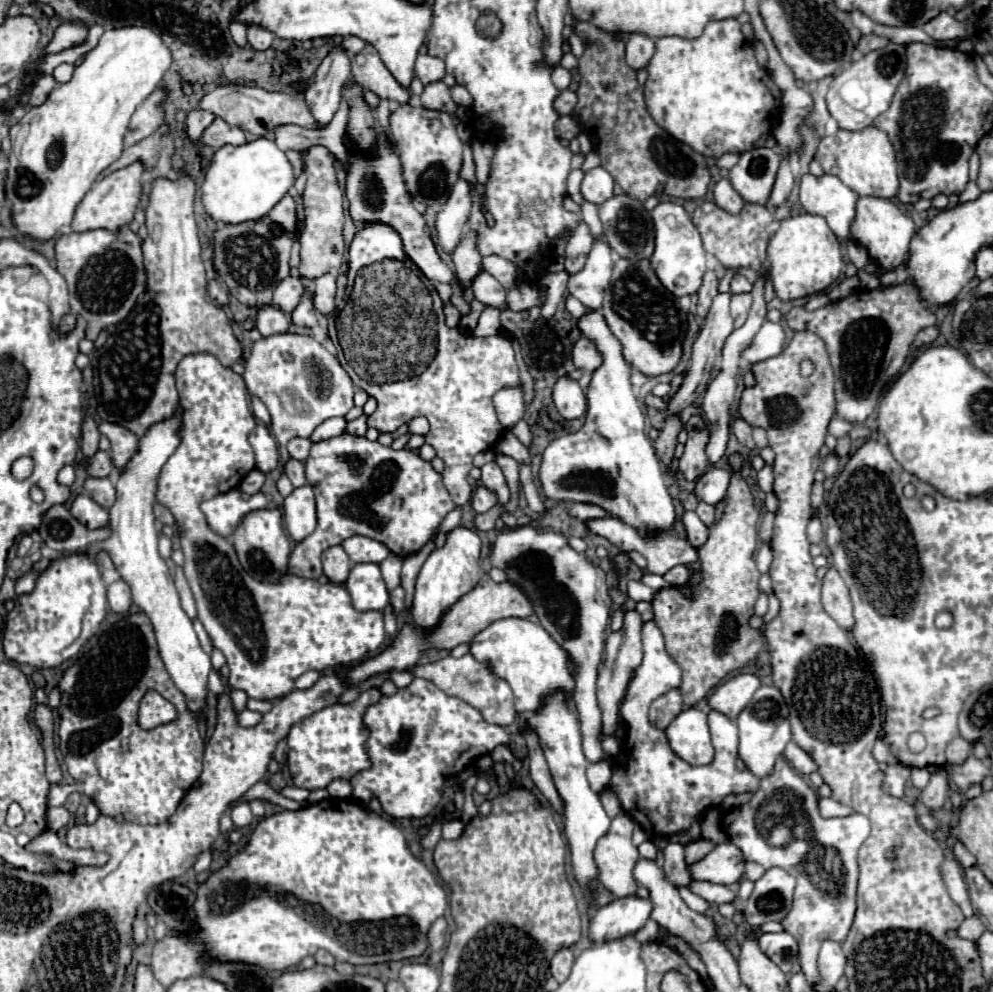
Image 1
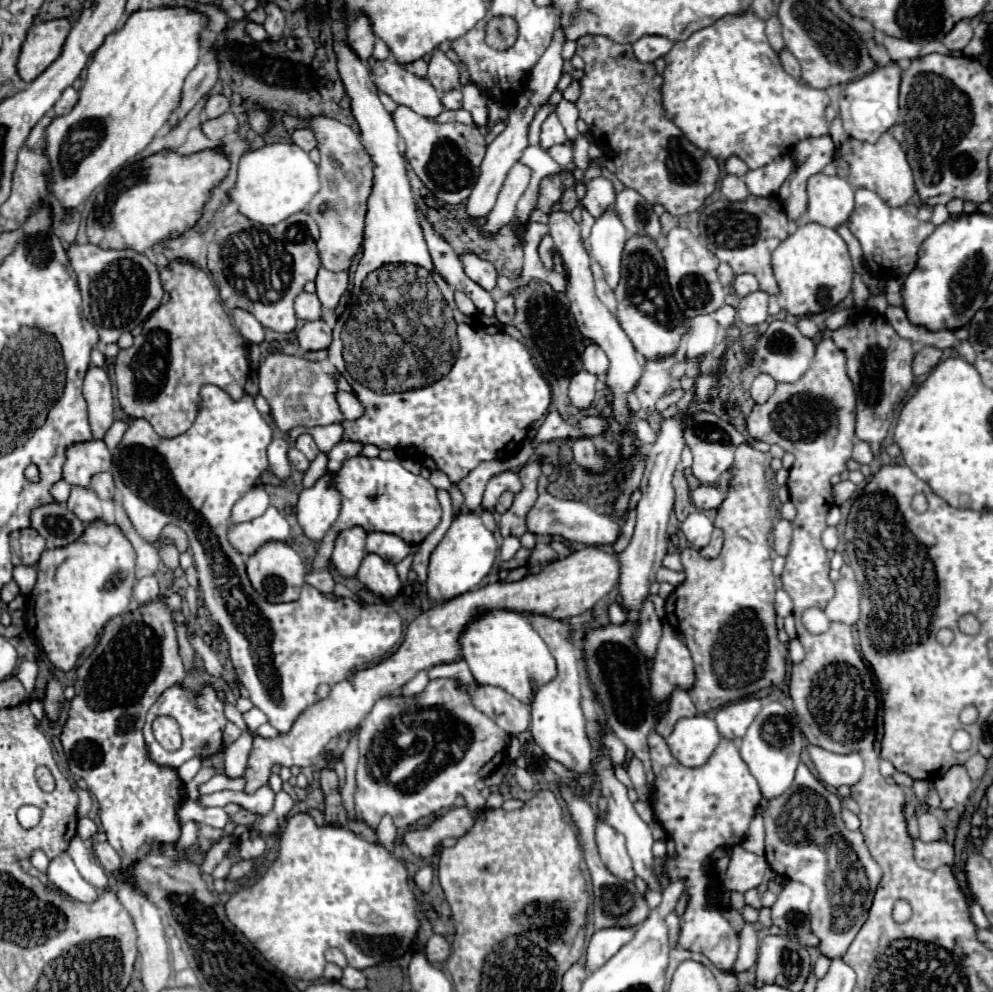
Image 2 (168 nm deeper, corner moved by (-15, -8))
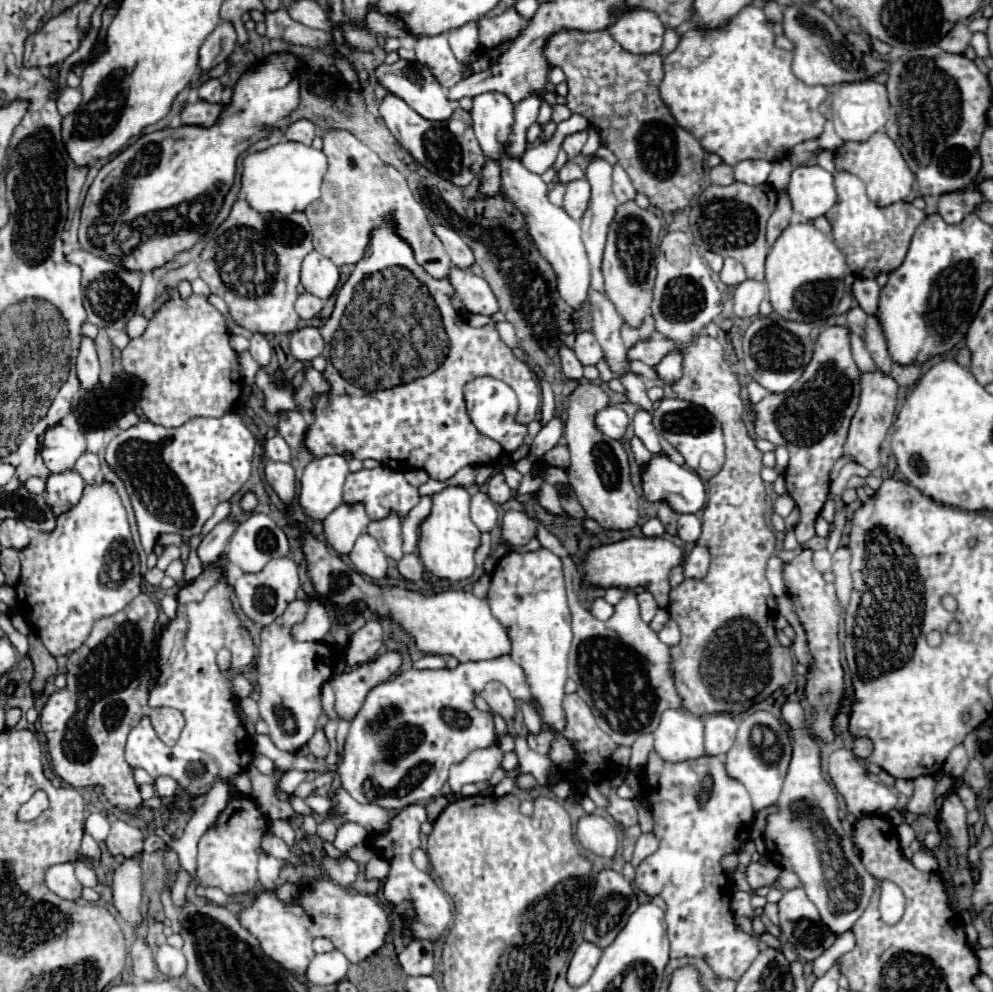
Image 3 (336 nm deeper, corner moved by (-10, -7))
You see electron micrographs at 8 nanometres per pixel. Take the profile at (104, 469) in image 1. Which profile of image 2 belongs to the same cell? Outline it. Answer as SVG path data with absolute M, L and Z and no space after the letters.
M88 440L88 442L72 444L66 448L66 462L62 468L62 478L72 486L84 486L86 488L94 474L110 470L110 468L112 468L112 454L106 448L106 444L102 440Z

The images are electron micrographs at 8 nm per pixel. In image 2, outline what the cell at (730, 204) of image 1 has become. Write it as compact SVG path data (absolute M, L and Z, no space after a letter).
M726 174L720 182L720 192L726 200L744 200L748 196L748 188L744 186L744 180L734 174Z

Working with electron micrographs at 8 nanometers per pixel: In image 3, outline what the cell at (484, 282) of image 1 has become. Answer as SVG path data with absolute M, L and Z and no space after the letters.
M443 225L433 227L433 231L441 239L441 243L445 245L445 249L447 249L453 265L457 265L459 269L465 269L465 271L471 269L471 265L475 263L475 255L471 253L469 245L453 229L447 229Z

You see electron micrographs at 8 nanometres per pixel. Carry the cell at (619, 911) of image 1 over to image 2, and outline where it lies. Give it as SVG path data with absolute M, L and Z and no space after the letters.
M604 928L596 930L588 942L586 950L586 970L598 970L604 962L608 962L620 946L624 946L634 934L634 928Z

